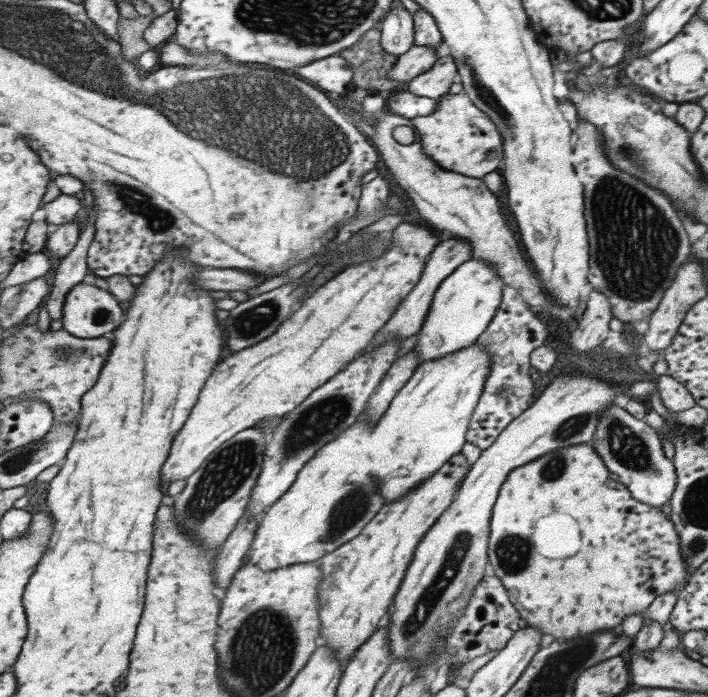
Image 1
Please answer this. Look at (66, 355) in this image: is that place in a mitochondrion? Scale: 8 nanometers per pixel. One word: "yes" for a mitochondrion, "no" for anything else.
yes

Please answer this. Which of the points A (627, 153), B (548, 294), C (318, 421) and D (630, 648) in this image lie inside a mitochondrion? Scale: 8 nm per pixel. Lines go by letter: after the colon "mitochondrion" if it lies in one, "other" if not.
A: mitochondrion
B: other
C: mitochondrion
D: other

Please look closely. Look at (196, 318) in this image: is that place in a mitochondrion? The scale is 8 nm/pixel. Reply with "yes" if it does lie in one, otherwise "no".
no

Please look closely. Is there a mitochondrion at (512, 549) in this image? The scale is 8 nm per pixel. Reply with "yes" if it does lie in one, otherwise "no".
yes

